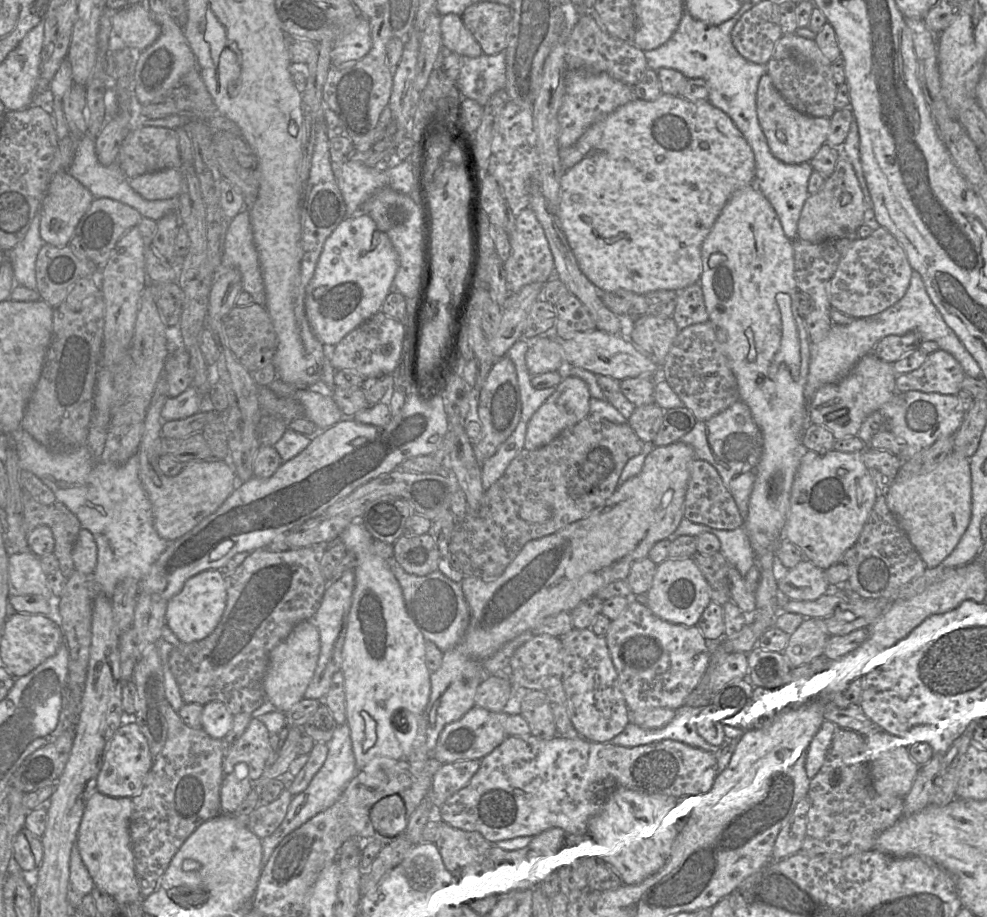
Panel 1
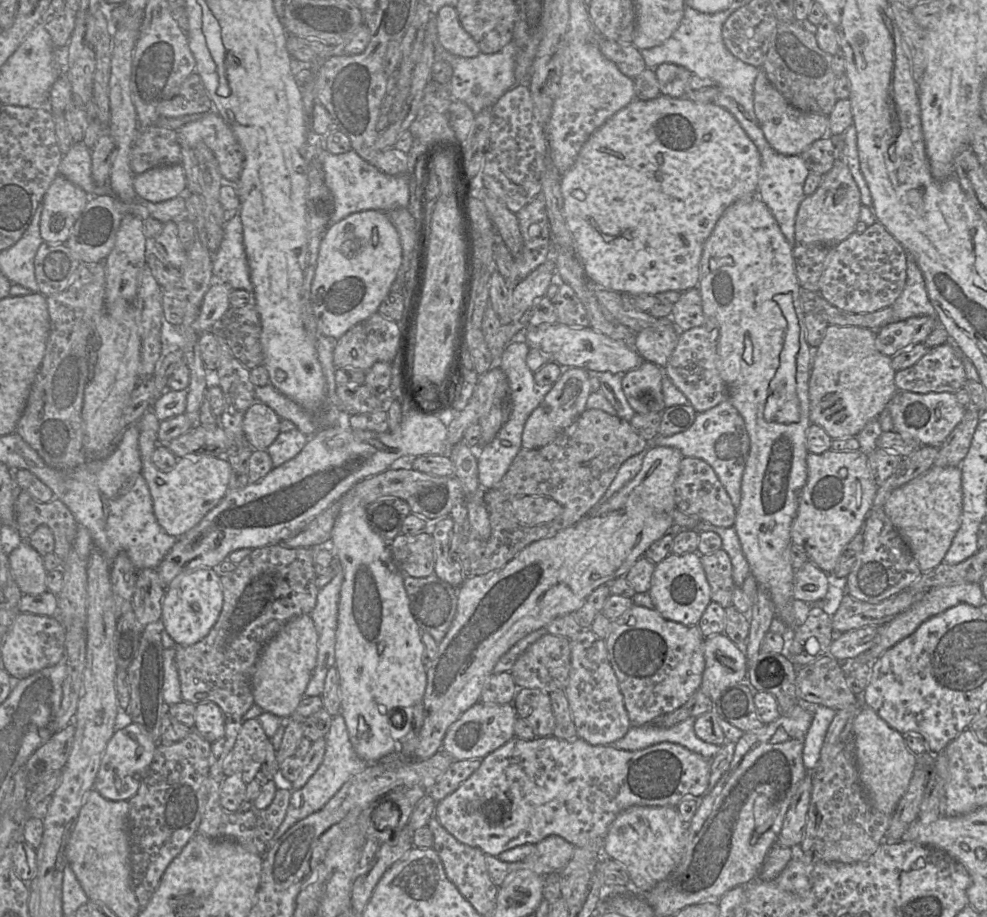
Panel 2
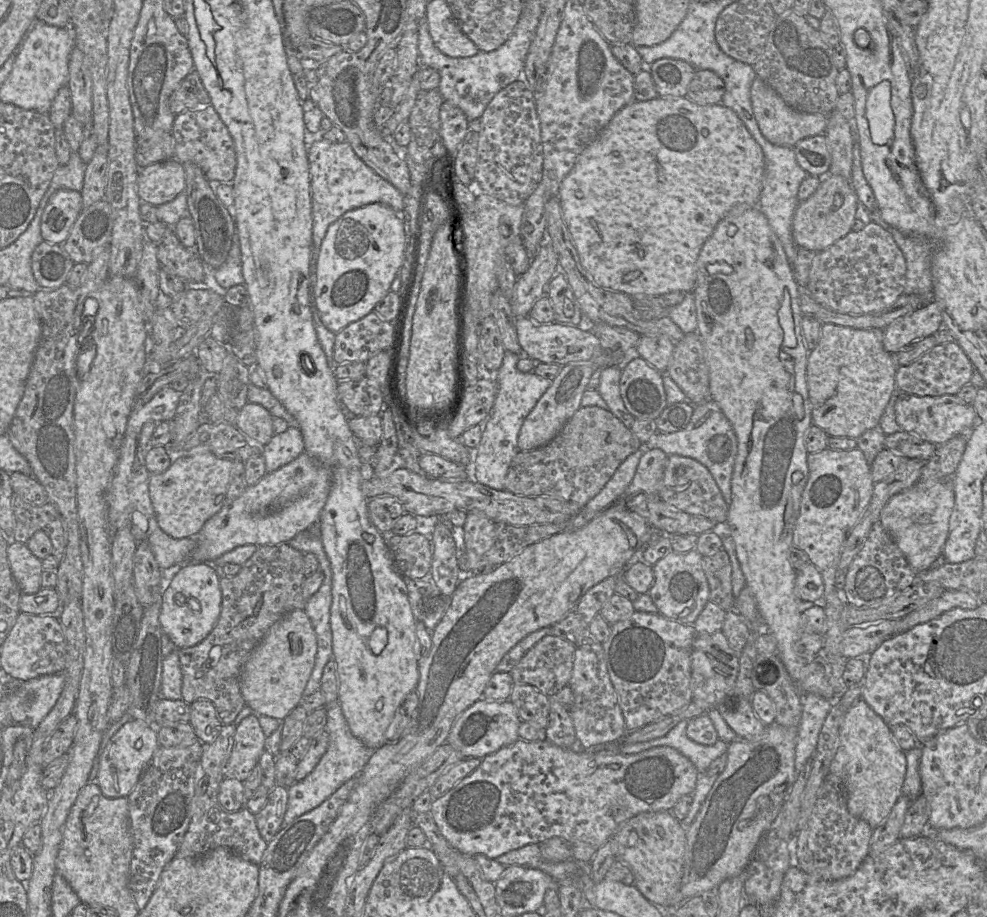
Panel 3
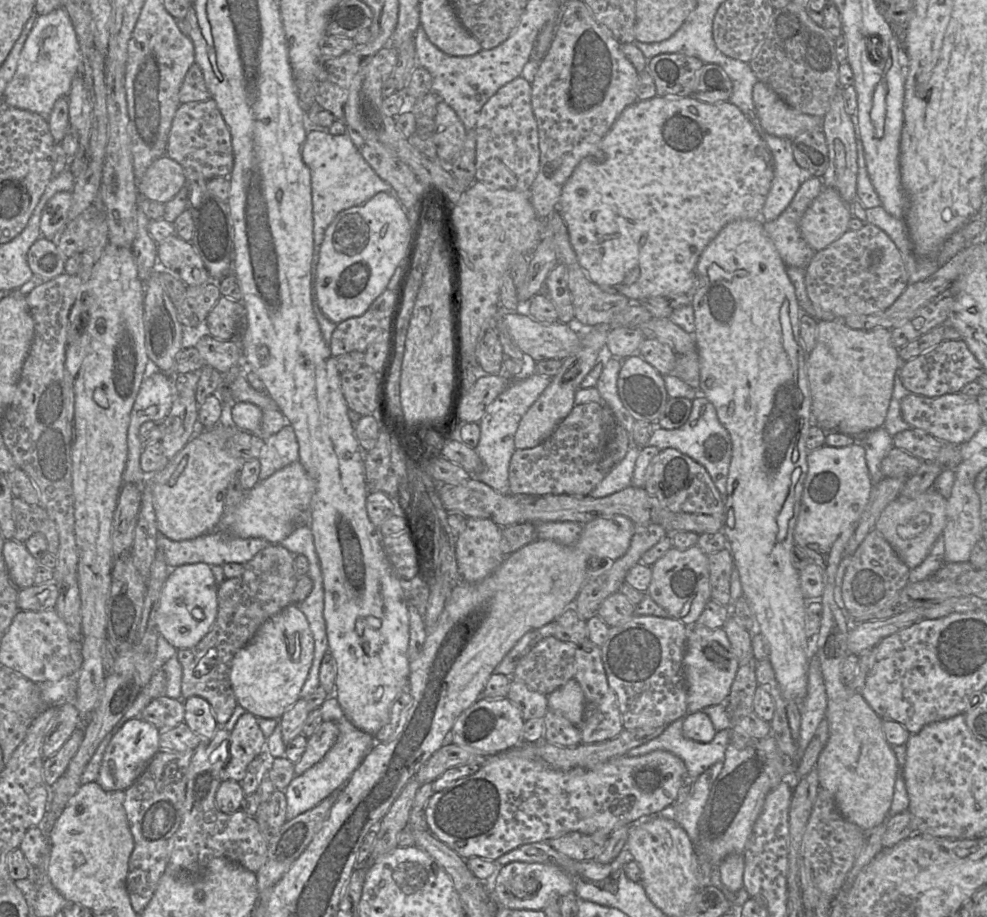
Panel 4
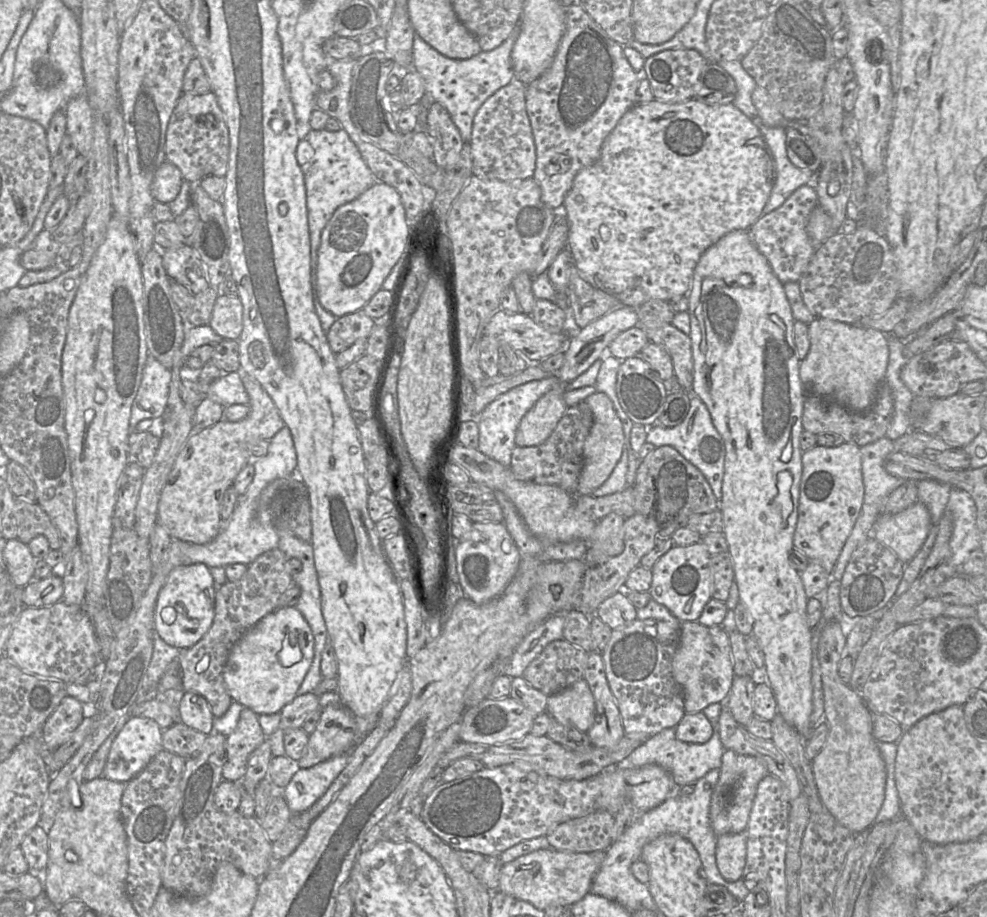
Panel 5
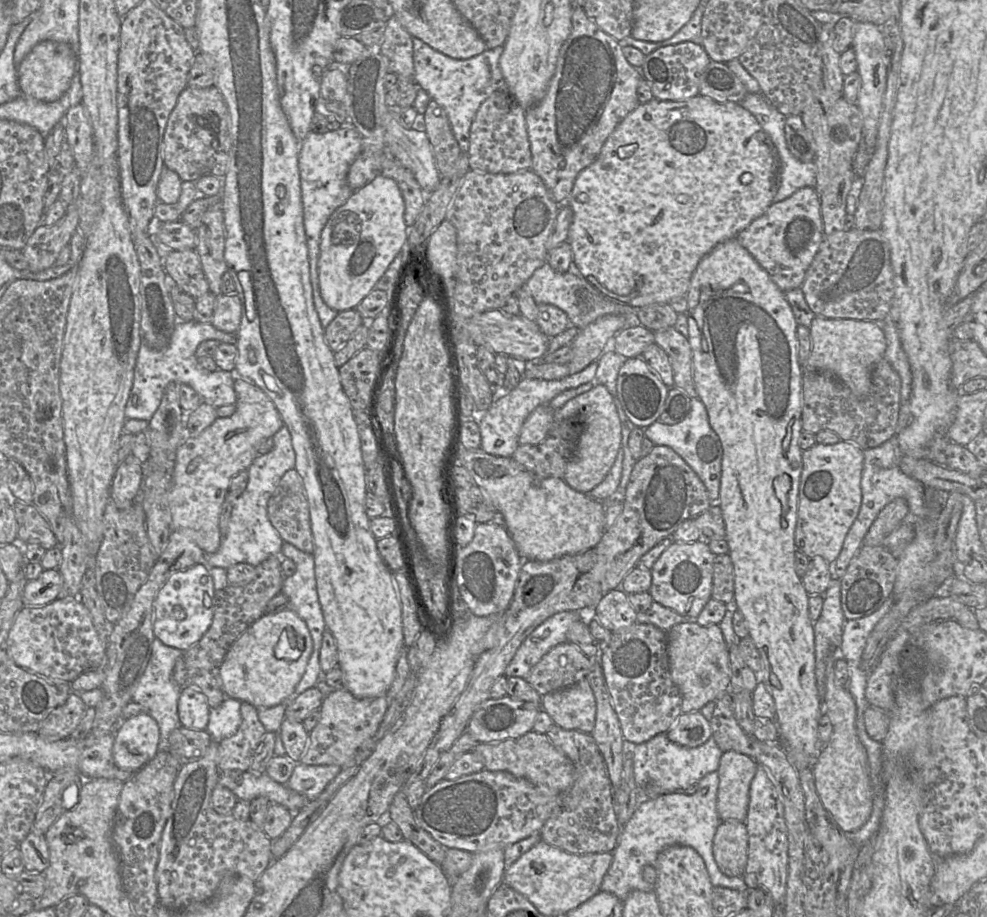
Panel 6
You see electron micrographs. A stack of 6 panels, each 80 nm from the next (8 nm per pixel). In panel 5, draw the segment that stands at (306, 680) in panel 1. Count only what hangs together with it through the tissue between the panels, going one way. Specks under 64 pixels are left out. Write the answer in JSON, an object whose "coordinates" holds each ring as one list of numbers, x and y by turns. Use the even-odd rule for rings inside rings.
{"coordinates":[[296,607,277,608,234,645,223,670,233,701,260,714,279,713,296,696,314,657,314,636]]}

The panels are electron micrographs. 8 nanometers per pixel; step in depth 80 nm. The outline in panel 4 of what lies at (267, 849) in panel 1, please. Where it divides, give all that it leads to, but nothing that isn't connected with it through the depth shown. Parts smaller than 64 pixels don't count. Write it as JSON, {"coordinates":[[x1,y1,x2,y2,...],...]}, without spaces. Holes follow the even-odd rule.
{"coordinates":[[334,694,329,695,319,708,323,721,333,721,337,724,339,735,324,758,303,774,295,775,284,790,287,799,287,821,312,809,332,792,342,788,376,743,374,736,358,729,347,719]]}

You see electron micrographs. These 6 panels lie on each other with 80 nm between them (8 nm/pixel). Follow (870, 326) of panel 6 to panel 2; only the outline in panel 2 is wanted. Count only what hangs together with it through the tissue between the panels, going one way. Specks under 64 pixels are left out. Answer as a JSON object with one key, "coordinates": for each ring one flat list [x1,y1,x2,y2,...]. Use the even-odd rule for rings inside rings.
{"coordinates":[[829,324,821,343,813,351,809,379,810,421,824,428,832,439,856,437,869,421,879,417,897,391,892,358,876,348,877,332,864,327]]}

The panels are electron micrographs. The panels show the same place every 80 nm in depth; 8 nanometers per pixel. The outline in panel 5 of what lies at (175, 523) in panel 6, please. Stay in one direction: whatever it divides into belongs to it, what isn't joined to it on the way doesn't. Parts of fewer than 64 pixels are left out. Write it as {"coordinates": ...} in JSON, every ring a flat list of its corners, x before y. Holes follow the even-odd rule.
{"coordinates":[[241,372,249,396,249,413,238,421,220,420,215,425,191,435,178,453,158,504,157,522,172,539,193,544,207,544,222,530,221,505,225,491,249,463,249,442,270,440,283,428,274,402,250,375]]}

